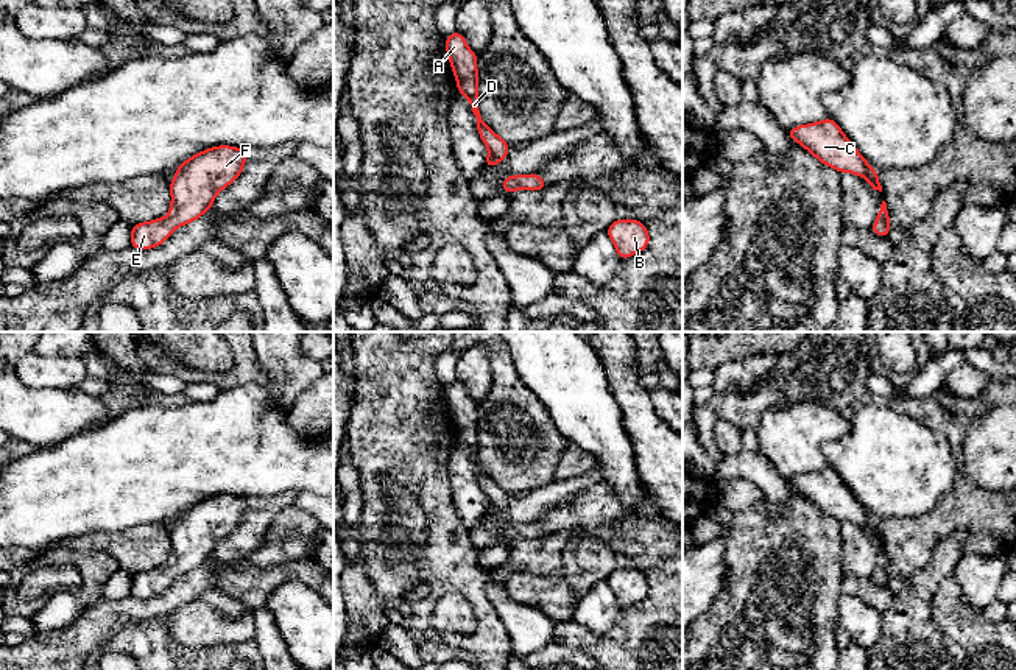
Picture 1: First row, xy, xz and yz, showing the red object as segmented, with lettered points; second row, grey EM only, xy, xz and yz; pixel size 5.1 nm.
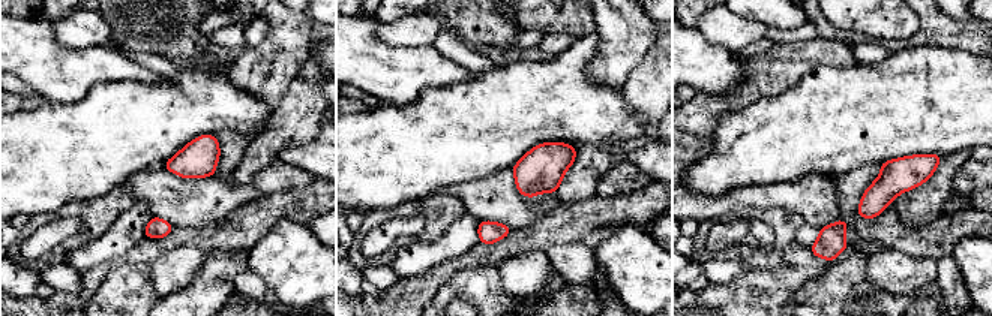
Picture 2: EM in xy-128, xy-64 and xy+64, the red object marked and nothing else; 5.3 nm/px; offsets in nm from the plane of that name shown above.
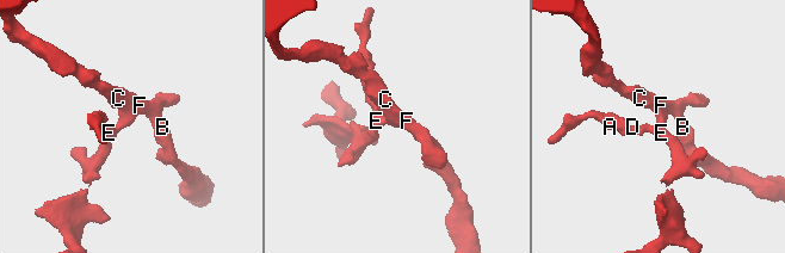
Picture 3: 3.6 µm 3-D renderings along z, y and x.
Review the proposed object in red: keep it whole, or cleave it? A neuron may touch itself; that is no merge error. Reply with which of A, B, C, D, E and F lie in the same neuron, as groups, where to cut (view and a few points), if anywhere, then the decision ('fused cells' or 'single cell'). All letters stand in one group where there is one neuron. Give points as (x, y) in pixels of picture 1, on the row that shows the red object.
groups A B C D E F; cut none; single cell

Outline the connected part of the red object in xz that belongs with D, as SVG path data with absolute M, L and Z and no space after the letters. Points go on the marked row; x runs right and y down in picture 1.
M457 30L446 37L446 51L457 78L458 93L469 100L477 118L477 131L483 143L488 146L489 154L485 167L492 168L506 157L510 145L502 140L480 115L477 55L467 47L466 39Z

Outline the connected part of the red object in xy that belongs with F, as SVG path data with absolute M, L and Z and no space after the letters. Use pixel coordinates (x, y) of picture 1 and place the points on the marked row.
M213 146L184 160L170 182L170 213L131 227L131 246L151 249L164 243L176 227L207 212L220 190L232 184L249 153L235 146Z

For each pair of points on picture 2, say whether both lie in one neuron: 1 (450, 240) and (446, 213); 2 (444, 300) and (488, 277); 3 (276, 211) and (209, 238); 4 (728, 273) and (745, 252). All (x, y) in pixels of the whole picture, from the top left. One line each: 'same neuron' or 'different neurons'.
1: different neurons
2: same neuron
3: same neuron
4: same neuron

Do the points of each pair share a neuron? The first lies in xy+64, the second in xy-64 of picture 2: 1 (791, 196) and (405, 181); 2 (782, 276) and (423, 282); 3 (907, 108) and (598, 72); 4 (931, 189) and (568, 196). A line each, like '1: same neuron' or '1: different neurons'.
1: different neurons
2: same neuron
3: different neurons
4: same neuron

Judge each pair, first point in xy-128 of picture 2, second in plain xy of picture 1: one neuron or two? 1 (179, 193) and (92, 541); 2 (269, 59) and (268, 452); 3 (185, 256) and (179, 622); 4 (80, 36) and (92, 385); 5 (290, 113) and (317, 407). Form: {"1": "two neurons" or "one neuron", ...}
{"1": "one neuron", "2": "two neurons", "3": "one neuron", "4": "two neurons", "5": "one neuron"}

